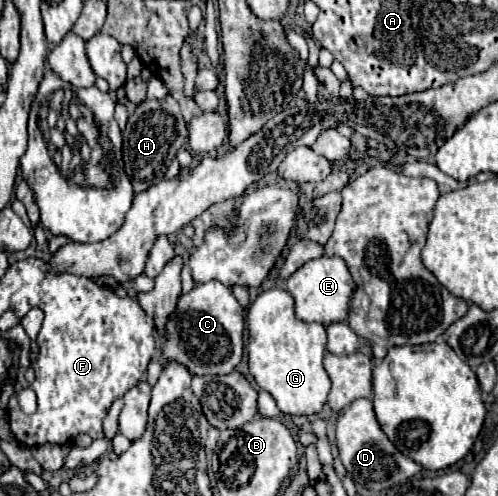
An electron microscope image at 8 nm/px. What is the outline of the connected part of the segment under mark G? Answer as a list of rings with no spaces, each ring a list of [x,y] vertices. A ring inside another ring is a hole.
[[[272,288],[262,292],[248,310],[248,366],[256,384],[270,392],[280,412],[290,416],[318,414],[330,394],[330,378],[322,366],[326,352],[326,328],[322,324],[306,324],[294,316],[294,298],[284,288]]]

